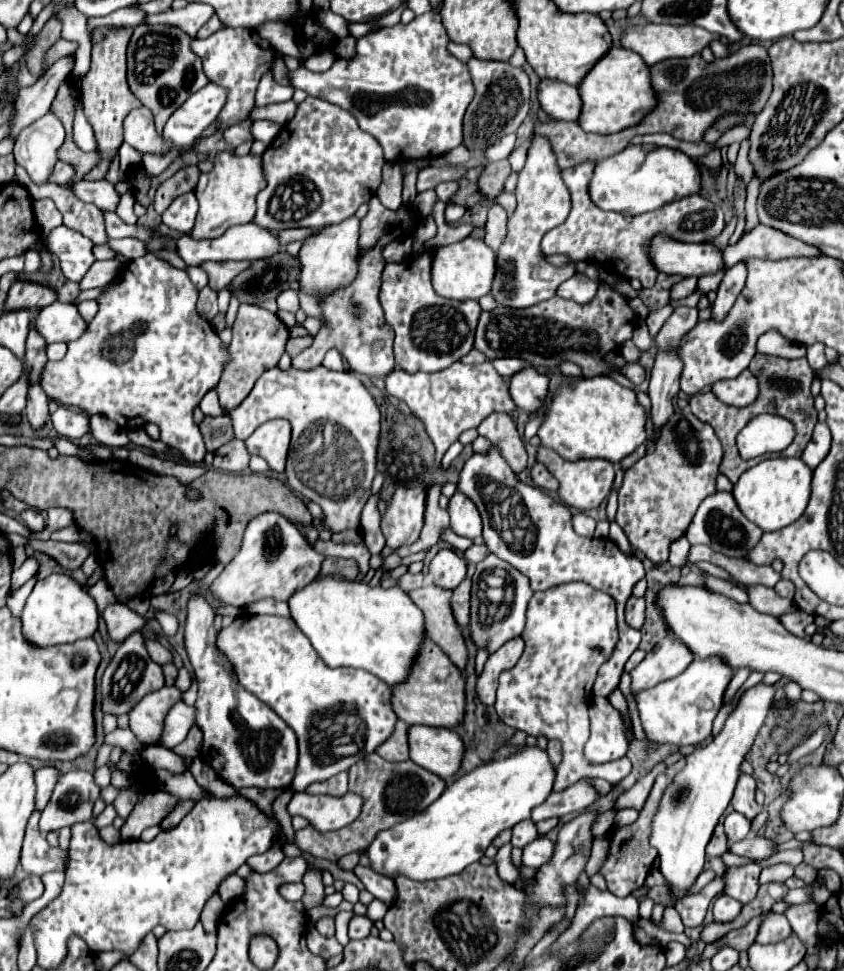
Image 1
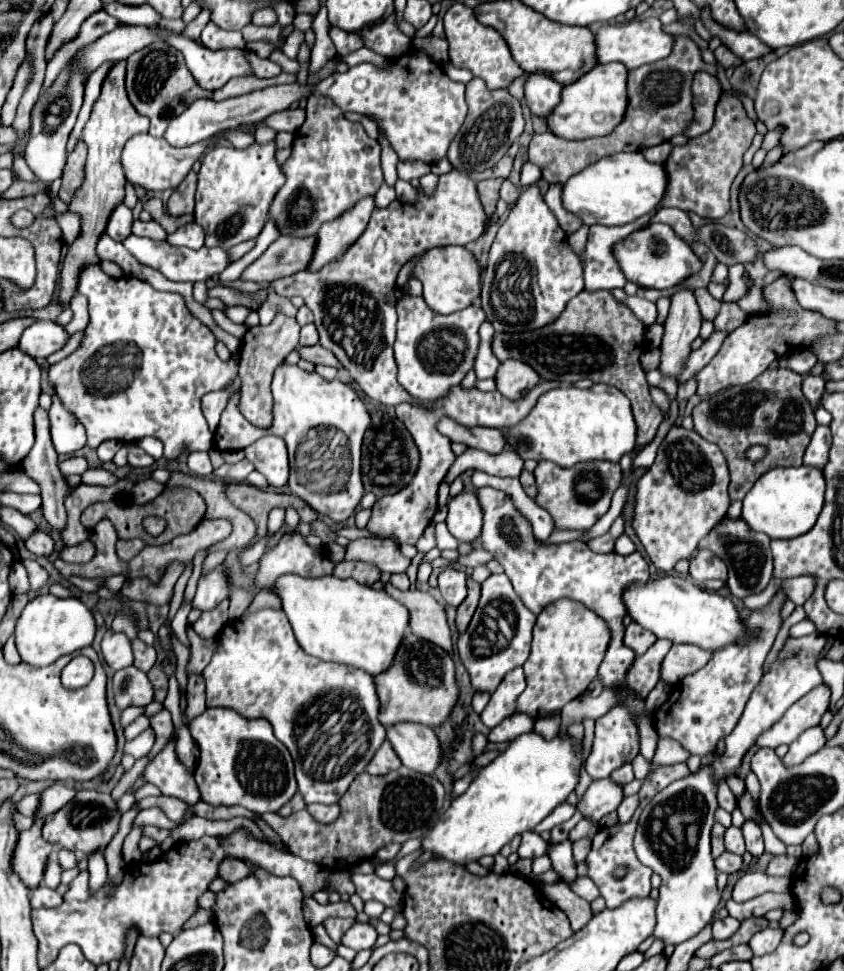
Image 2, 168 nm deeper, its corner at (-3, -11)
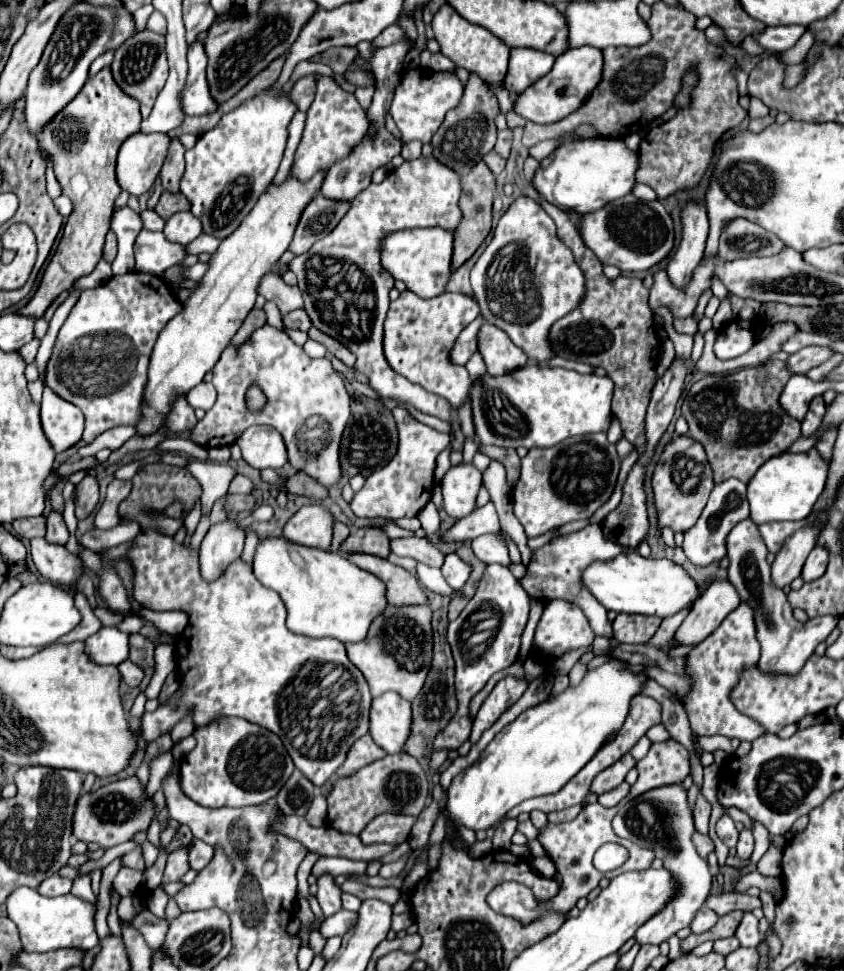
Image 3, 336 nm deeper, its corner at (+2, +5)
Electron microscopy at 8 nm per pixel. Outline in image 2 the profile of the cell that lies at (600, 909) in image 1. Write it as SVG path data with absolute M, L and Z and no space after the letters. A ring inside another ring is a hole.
M566 840L566 842L558 844L558 846L554 846L552 852L550 852L550 860L552 860L554 870L560 874L562 882L572 886L576 882L576 878L578 878L576 862L574 862L574 856L572 856L572 842Z

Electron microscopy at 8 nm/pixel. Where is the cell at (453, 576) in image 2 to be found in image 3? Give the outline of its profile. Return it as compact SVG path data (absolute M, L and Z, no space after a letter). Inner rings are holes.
M447 554L441 570L443 570L443 578L447 580L447 584L455 590L461 590L471 576L471 566L463 562L457 554Z

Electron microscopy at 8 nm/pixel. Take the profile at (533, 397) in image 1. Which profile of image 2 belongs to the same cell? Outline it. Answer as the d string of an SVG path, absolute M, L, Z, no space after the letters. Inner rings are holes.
M518 360L502 362L496 376L498 390L510 400L520 400L538 382L540 376L528 364L518 364Z

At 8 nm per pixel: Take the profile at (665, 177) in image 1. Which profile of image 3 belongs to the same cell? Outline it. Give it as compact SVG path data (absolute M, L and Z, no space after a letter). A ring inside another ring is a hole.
M581 140L563 144L543 158L533 176L533 186L549 204L555 204L565 212L585 214L603 208L609 200L627 196L635 186L635 170L637 152L631 152L623 140Z

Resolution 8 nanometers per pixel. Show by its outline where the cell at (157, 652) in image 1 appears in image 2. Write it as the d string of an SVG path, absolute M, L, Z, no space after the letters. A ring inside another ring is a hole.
M134 640L132 642L132 650L134 650L134 666L140 668L142 672L148 672L156 664L156 650L154 650L154 646L144 644L142 640Z

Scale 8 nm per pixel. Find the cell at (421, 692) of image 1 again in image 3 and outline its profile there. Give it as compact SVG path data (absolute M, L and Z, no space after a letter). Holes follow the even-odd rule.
M387 604L385 610L371 622L365 640L345 644L349 660L363 672L371 696L381 696L385 690L401 694L405 700L413 700L425 684L433 656L433 636L431 636L431 608L427 604L415 606L393 606Z

